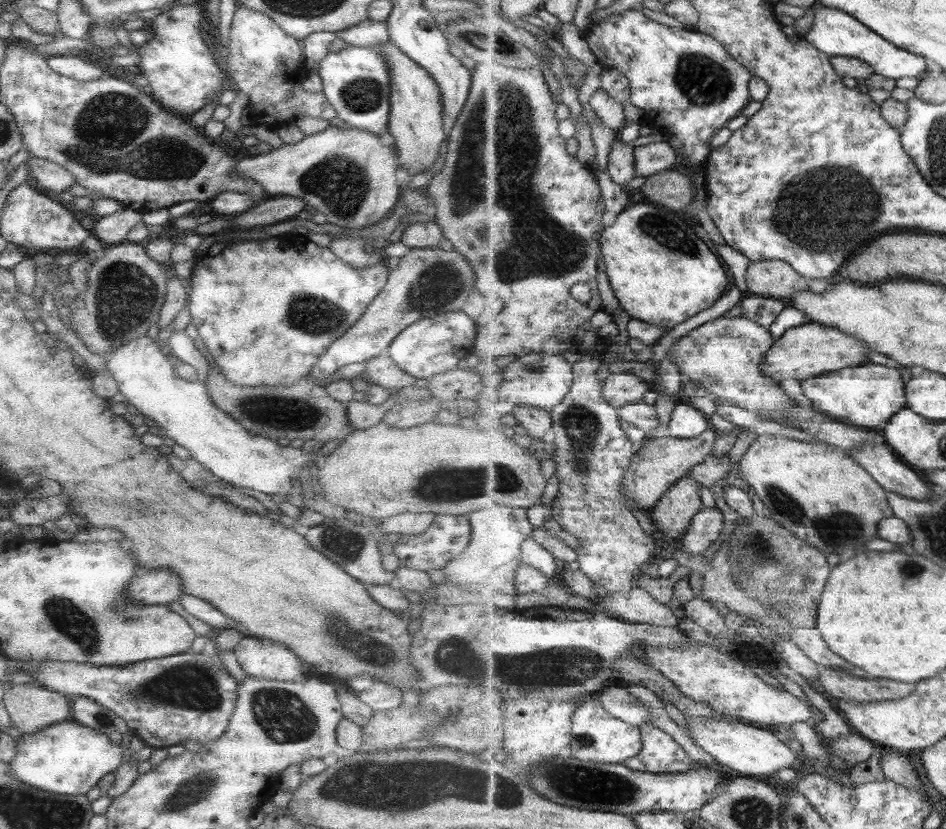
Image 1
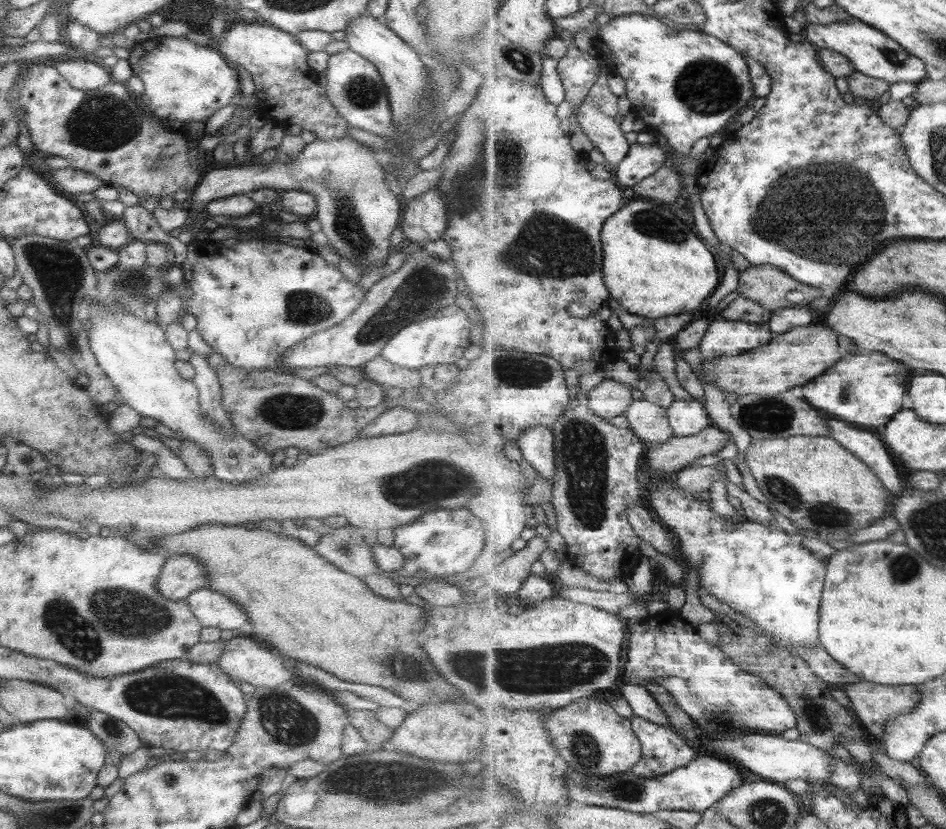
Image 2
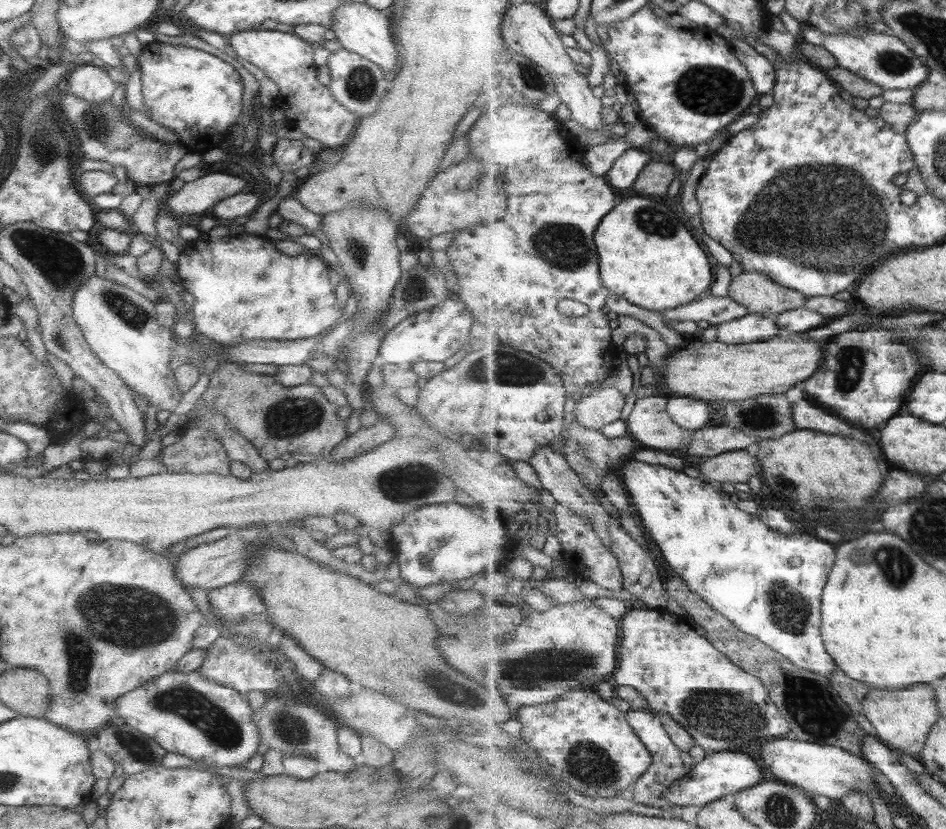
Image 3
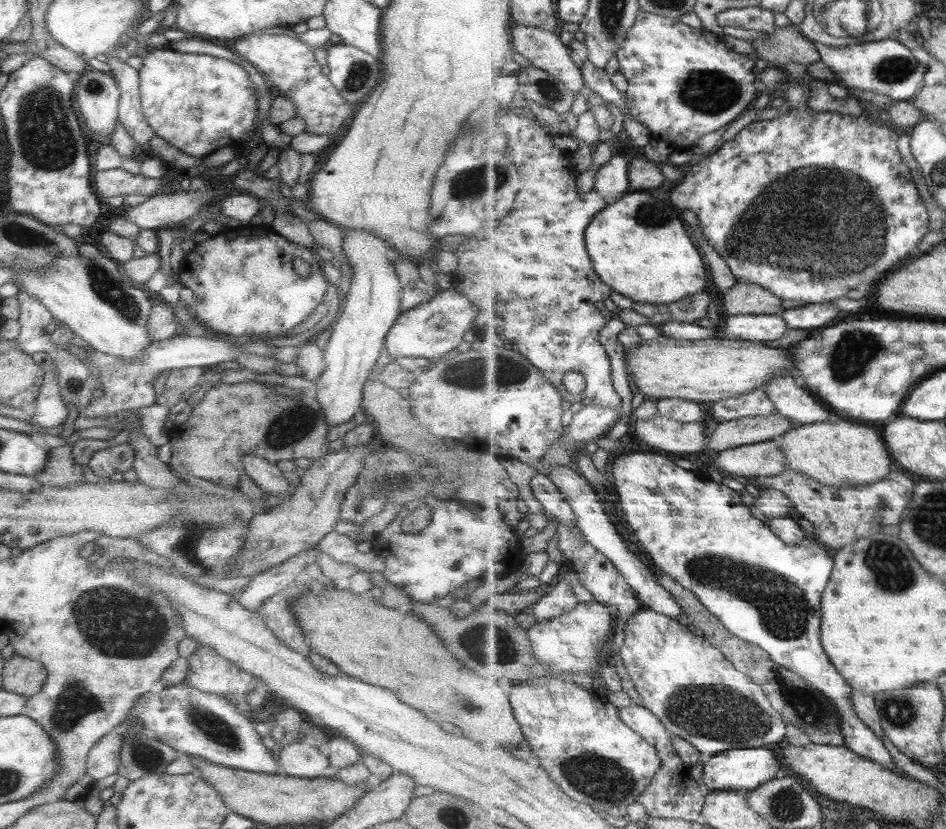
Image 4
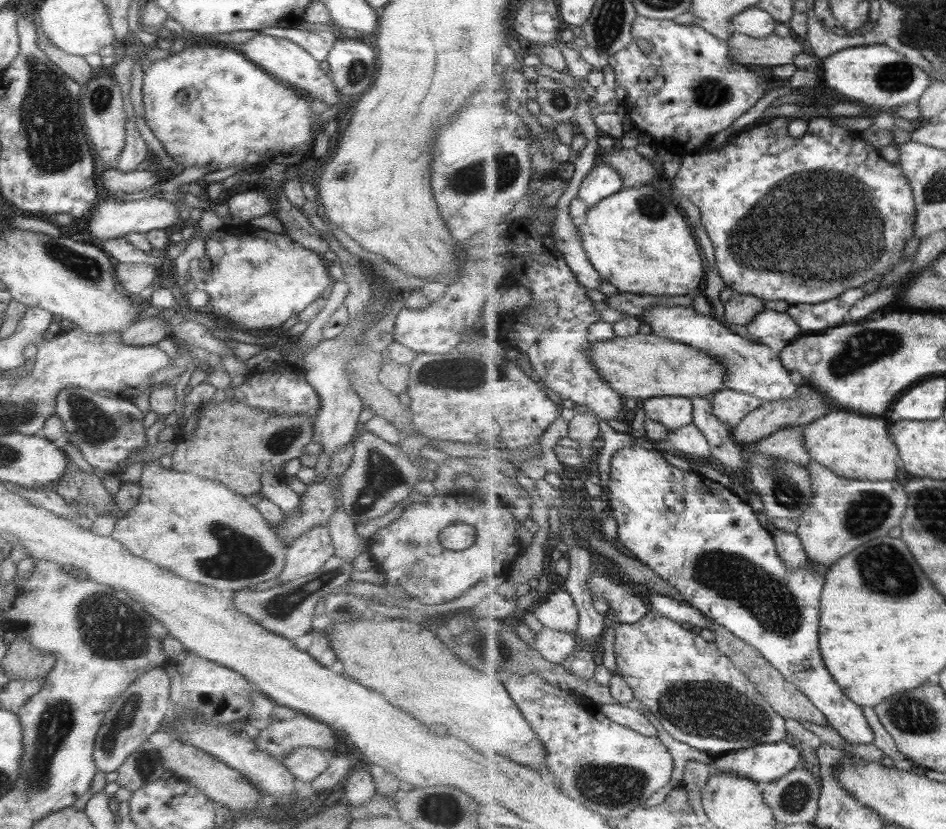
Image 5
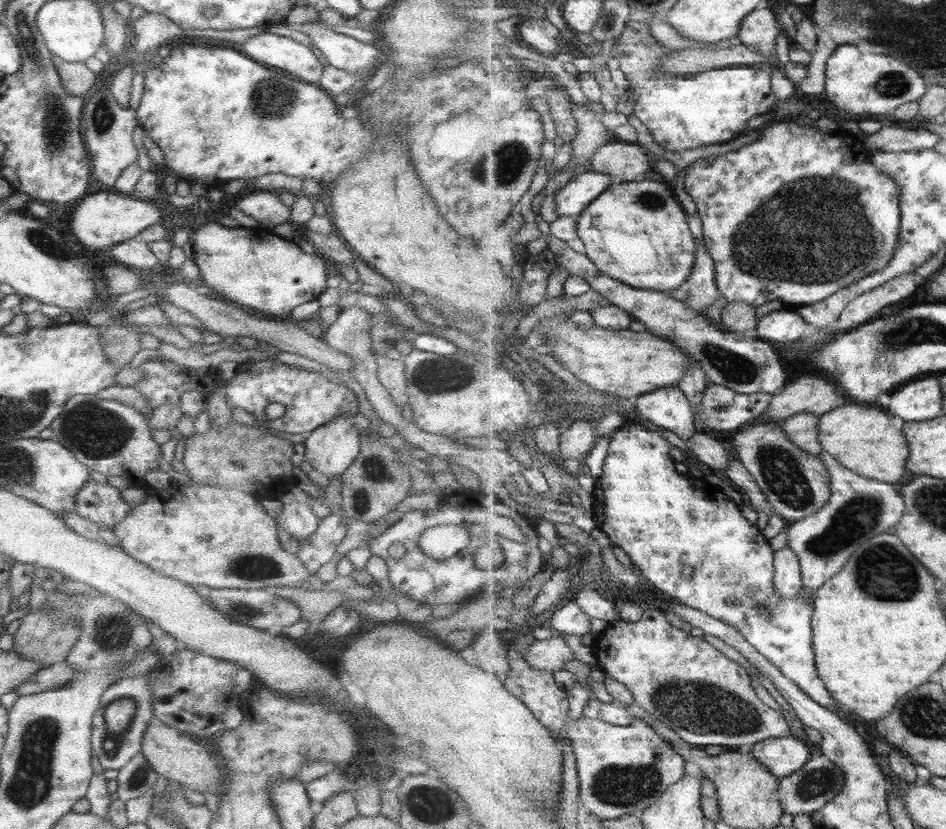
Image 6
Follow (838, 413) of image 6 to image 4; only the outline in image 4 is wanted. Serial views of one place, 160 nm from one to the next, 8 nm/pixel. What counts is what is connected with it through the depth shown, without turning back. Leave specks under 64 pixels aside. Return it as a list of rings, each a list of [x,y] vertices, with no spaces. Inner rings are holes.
[[[845,418],[795,426],[779,440],[788,460],[788,468],[799,471],[830,487],[862,487],[885,480],[894,458],[887,450],[881,432],[867,424]]]

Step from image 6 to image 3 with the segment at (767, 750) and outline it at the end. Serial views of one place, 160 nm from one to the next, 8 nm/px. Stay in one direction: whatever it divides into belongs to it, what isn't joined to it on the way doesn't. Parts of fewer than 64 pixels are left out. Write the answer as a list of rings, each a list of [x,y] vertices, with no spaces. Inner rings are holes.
[[[708,752],[704,759],[694,765],[685,779],[675,783],[664,794],[664,799],[681,806],[700,806],[721,800],[727,794],[736,794],[746,788],[763,783],[763,768],[759,762],[745,752]]]

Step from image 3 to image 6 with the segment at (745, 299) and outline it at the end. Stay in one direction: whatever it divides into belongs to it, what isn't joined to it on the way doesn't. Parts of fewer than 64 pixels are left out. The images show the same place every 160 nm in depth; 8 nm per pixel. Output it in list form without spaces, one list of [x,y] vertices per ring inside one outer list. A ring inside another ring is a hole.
[[[745,302],[727,303],[721,309],[721,326],[737,336],[745,336],[753,339],[758,336],[758,322],[756,306]]]

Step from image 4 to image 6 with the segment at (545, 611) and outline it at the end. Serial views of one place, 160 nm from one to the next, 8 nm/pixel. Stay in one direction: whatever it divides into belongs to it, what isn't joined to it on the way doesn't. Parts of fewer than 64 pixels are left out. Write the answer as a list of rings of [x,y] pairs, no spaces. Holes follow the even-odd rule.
[[[573,600],[553,613],[550,624],[554,633],[580,637],[592,632],[591,621],[591,617]]]

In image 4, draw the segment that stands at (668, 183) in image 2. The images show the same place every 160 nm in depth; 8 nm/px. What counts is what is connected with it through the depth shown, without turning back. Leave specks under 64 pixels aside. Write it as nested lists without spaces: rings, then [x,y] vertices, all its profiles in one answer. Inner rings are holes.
[[[640,156],[629,160],[629,192],[652,192],[665,182],[665,174],[661,172],[661,164]]]

